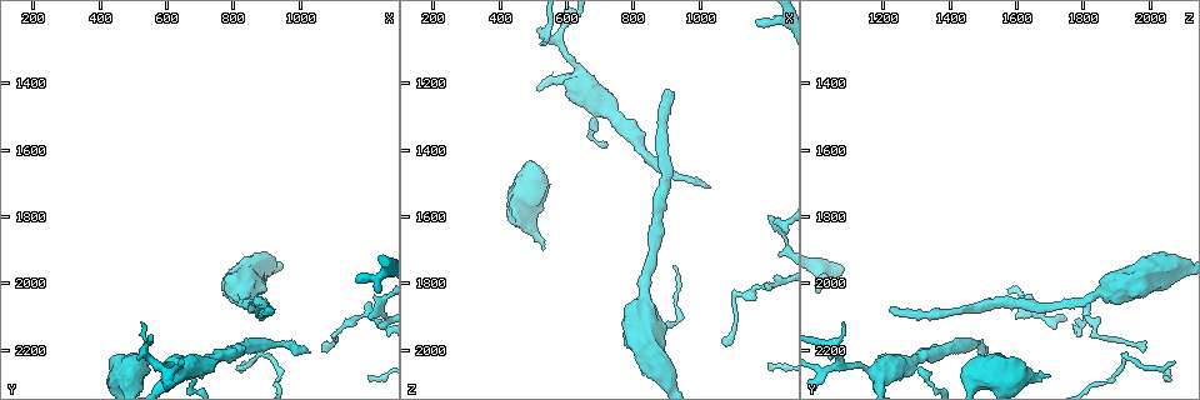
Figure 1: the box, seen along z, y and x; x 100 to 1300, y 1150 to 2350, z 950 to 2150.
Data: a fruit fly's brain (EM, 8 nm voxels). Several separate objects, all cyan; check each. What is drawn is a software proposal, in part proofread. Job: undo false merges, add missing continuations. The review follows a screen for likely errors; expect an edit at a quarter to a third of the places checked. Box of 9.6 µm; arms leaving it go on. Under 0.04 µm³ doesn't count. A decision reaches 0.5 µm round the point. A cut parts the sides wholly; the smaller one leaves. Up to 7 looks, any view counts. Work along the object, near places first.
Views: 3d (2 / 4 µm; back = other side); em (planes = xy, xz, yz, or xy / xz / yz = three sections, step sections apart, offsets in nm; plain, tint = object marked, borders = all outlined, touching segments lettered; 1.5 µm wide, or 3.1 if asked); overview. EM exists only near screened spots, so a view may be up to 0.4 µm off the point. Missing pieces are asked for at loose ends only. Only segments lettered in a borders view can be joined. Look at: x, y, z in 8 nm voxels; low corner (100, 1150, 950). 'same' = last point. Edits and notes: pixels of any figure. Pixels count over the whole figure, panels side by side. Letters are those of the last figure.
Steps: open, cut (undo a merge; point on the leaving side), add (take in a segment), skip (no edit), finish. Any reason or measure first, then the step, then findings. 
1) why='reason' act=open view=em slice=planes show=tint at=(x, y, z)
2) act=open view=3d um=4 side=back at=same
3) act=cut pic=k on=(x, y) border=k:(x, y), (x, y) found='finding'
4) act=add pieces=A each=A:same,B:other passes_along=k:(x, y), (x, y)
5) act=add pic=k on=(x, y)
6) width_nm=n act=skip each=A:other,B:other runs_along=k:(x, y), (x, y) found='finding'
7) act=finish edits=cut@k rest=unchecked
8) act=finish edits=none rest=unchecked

why='sharp bend' act=open view=em slice=planes show=borders at=(570, 2240, 1070)

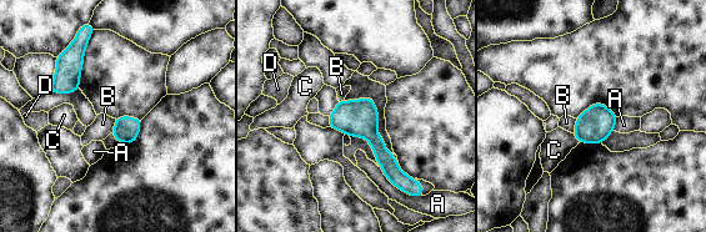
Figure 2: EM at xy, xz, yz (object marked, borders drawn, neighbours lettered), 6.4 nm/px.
act=skip each=A:other,B:other,C:other,D:other runs_along=2:(341, 104), (404, 176) found='one neuron here'

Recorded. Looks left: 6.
why='stops while still wide' act=open view=3d um=4 at=(540, 2280, 1690)

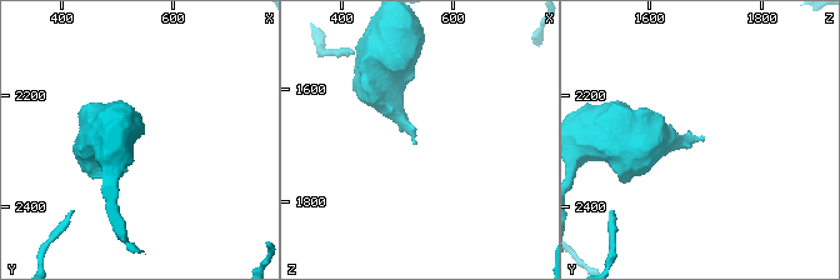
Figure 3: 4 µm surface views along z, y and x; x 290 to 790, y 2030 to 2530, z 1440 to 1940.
act=open view=em slice=planes show=borders at=(540, 2270, 1695)

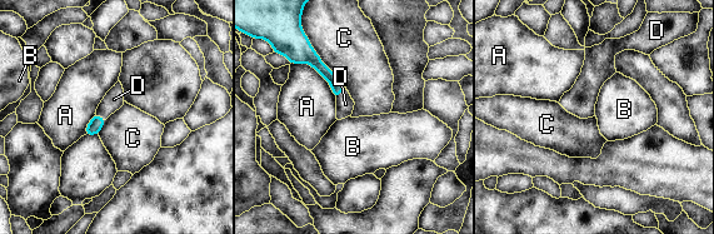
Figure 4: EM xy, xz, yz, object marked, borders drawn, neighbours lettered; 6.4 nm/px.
act=add pieces=D each=A:other,B:other,C:other,D:same passes_along=4:(336, 85), (340, 93), (345, 104) found='it goes on there'

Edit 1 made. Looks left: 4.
why='branch stops here' act=open view=em slice=xy step=4 show=tint at=(930, 2070, 1220)

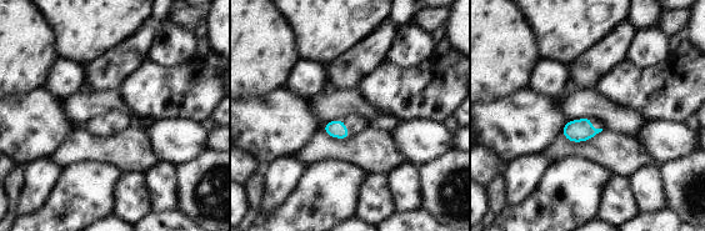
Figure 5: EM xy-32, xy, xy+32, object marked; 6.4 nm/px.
why='another direction' act=open view=em slice=planes show=borders at=same

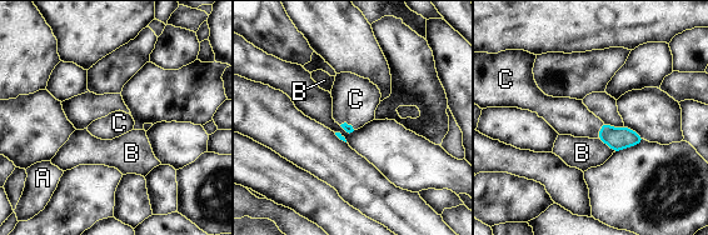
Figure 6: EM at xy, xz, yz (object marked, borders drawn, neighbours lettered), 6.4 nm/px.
act=add pieces=C each=A:other,B:other,C:same passes_along=6:(621, 138), (599, 130), (568, 116) found='it goes on there'

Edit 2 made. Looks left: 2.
act=finish edits=add@4,add@6 rest=unchecked

